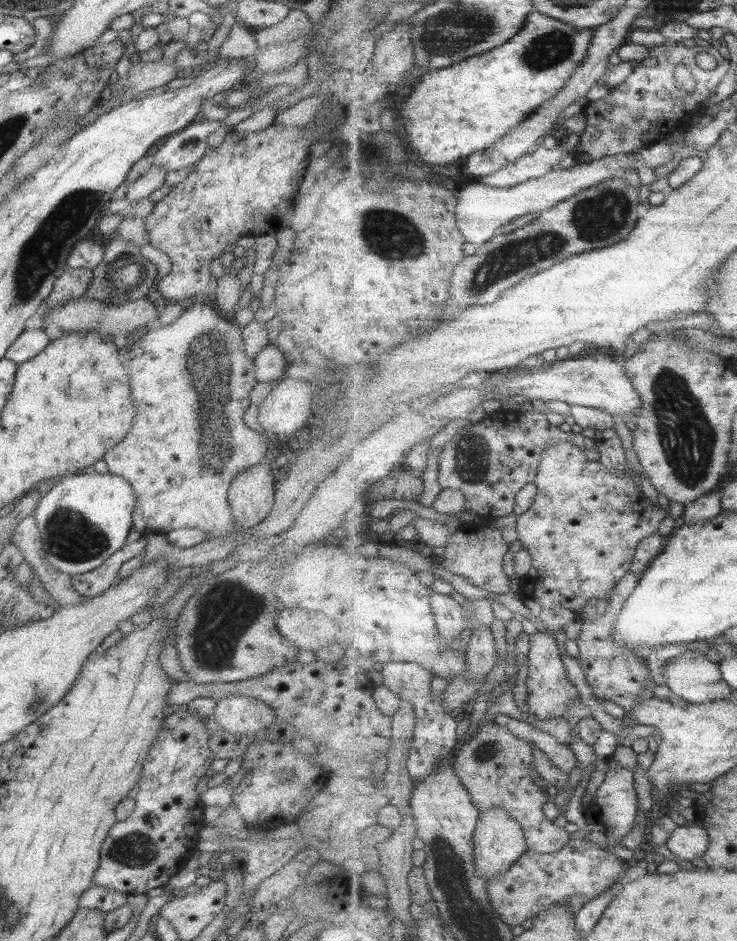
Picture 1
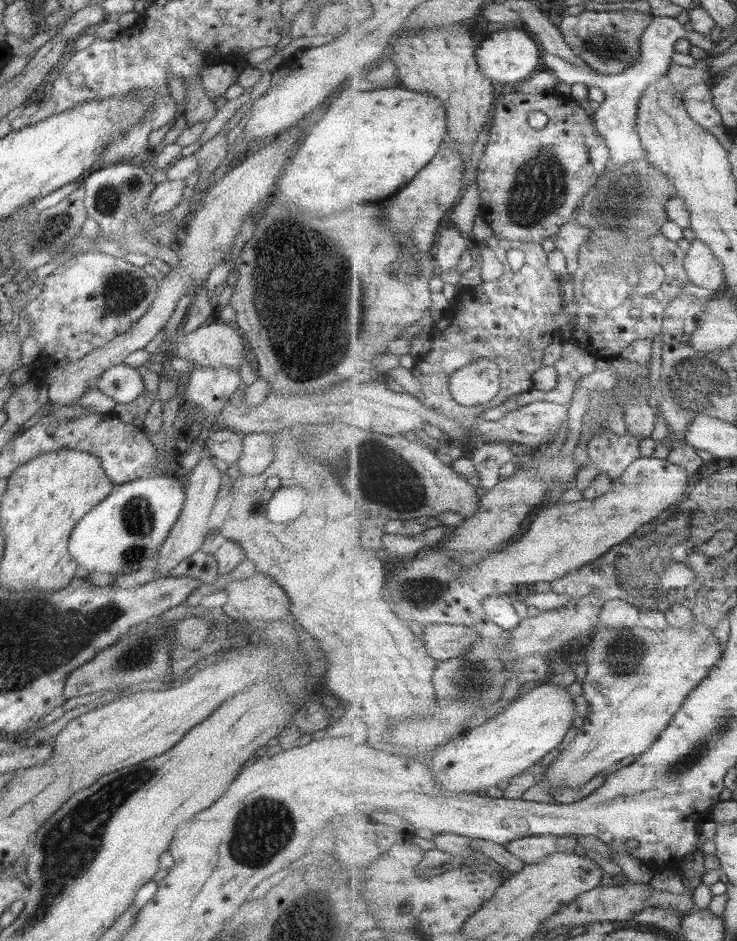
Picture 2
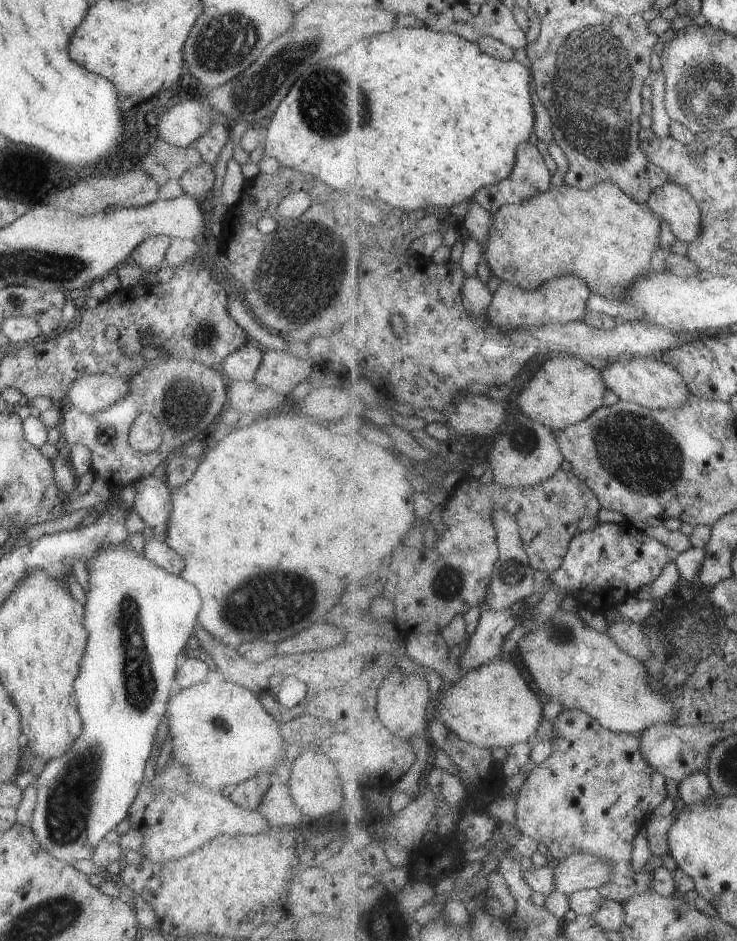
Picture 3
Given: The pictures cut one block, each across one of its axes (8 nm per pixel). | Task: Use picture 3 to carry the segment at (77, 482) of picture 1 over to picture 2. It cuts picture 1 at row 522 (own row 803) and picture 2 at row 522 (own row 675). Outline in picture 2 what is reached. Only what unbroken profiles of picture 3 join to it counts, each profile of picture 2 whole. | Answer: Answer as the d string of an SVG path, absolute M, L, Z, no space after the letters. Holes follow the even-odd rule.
M156 474L115 485L112 492L100 504L96 504L90 510L90 514L86 514L82 522L78 522L78 526L72 530L69 538L69 554L72 554L77 565L86 569L88 573L106 573L111 577L133 575L140 569L146 568L154 558L156 548L169 535L184 503L185 488L178 481L178 474Z

